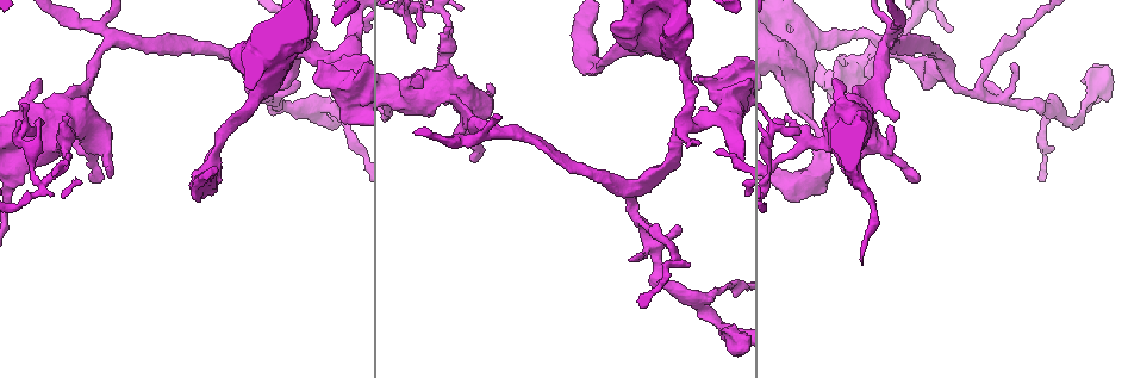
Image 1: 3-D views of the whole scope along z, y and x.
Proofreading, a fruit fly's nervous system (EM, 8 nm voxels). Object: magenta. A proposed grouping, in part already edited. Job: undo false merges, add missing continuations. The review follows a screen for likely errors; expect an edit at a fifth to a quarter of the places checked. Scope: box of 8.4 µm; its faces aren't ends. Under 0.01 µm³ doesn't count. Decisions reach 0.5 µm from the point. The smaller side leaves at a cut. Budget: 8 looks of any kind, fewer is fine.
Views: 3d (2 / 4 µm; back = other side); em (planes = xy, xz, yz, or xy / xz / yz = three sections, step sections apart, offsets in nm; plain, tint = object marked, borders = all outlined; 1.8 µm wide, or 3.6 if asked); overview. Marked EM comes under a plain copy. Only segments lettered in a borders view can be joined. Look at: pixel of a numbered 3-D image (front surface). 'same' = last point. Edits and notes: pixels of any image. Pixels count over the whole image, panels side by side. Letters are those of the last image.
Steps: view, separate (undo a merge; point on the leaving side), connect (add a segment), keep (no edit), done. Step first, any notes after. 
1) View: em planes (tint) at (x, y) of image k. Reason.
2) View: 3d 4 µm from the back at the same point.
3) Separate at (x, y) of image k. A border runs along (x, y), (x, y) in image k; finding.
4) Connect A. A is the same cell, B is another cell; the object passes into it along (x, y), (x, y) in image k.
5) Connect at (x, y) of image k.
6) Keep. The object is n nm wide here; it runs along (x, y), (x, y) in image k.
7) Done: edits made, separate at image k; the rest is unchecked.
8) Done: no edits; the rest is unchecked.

View: 3d 4 µm at (116, 38) of image 1. Four or more arms meet.

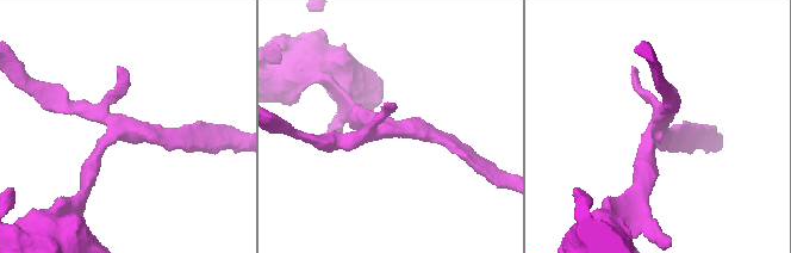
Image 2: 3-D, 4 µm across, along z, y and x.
View: em 3.6 µm planes (tint) at (126, 128) of image 2. 4 arms meet here; need the tissue.

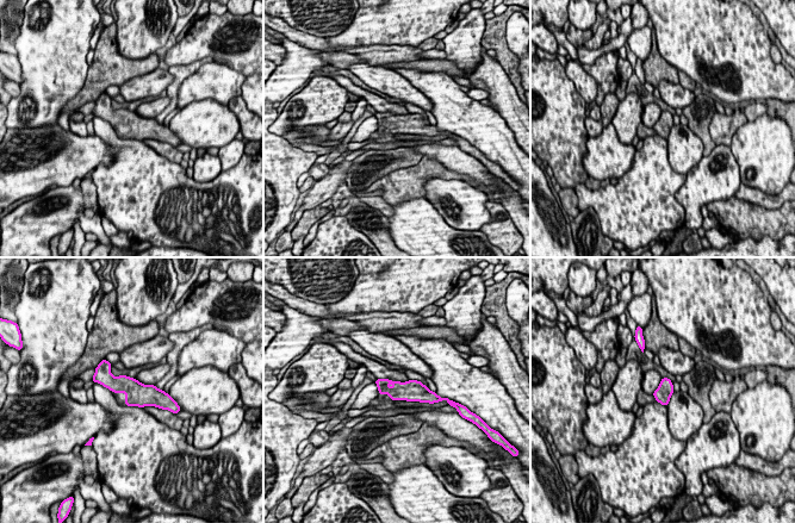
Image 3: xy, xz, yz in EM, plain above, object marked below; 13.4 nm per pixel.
View: em 3.6 µm planes (borders) at the same point. See the neighbours.

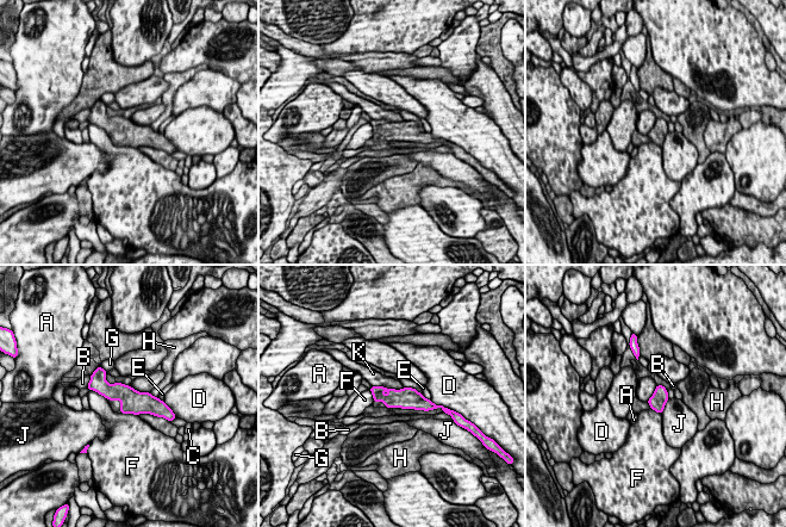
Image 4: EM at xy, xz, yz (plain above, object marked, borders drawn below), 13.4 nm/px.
Keep. A, B, C, D, E, F, G, H, J and K are other cells; it runs along (94, 385), (158, 405) in image 4; all the same neuron.

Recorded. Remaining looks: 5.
View: 3d 4 µm at (724, 115) of image 1. Two arms in line, one across.

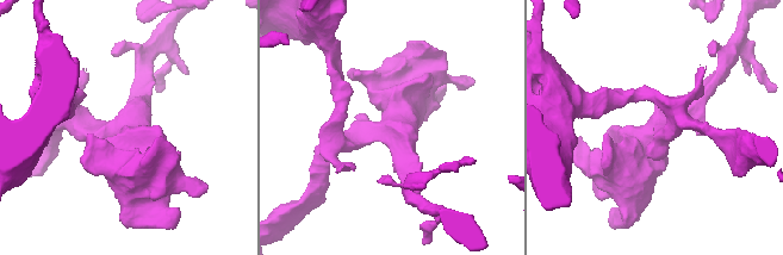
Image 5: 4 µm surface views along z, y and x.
View: em planes (borders) at (392, 126) of image 5.

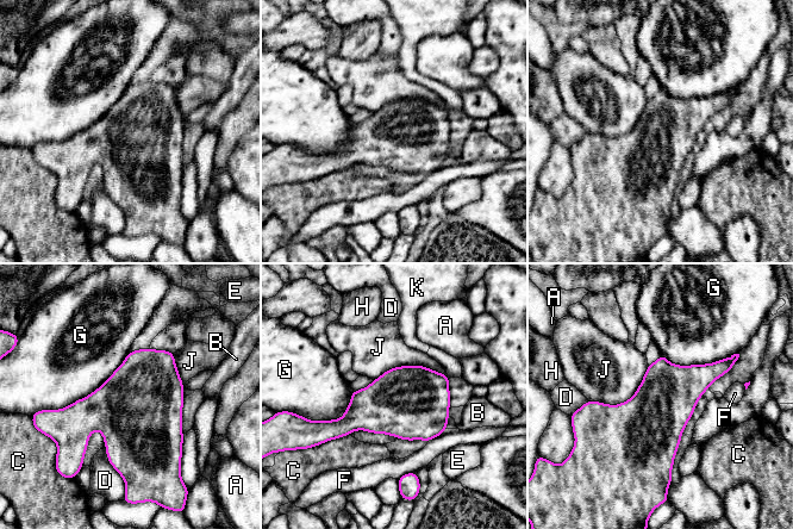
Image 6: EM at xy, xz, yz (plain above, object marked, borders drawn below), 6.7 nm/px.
Keep. The object is 420 nm wide here; A, B, C, D, E, F, G, H, J and K are other cells; continuous, no second neuron.

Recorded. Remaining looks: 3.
View: 3d 2 µm at (68, 117) of image 1. Free end.

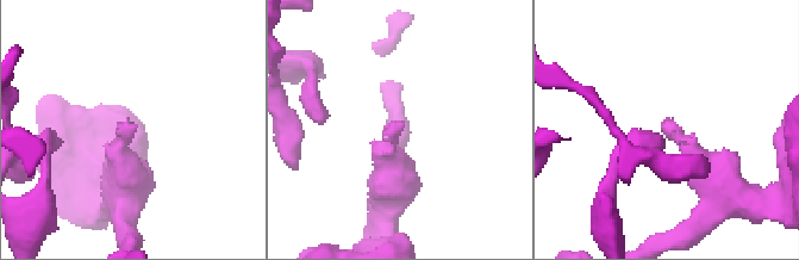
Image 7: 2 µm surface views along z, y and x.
View: em planes (borders) at (401, 126) of image 7.

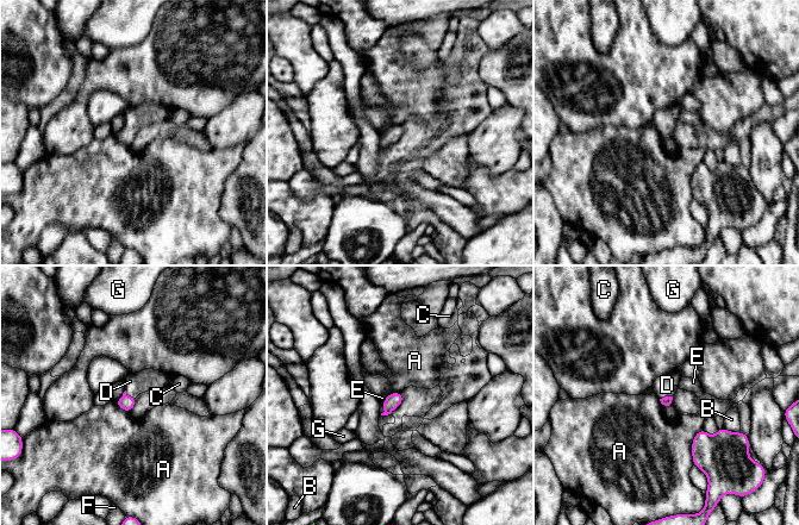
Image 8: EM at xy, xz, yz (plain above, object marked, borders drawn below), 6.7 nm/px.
Connect D. D is the same cell, A, B, C, E, F and G are other cells; the neuron continues.

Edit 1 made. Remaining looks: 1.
Done: edits made, connect at image 8; the rest is unchecked.

